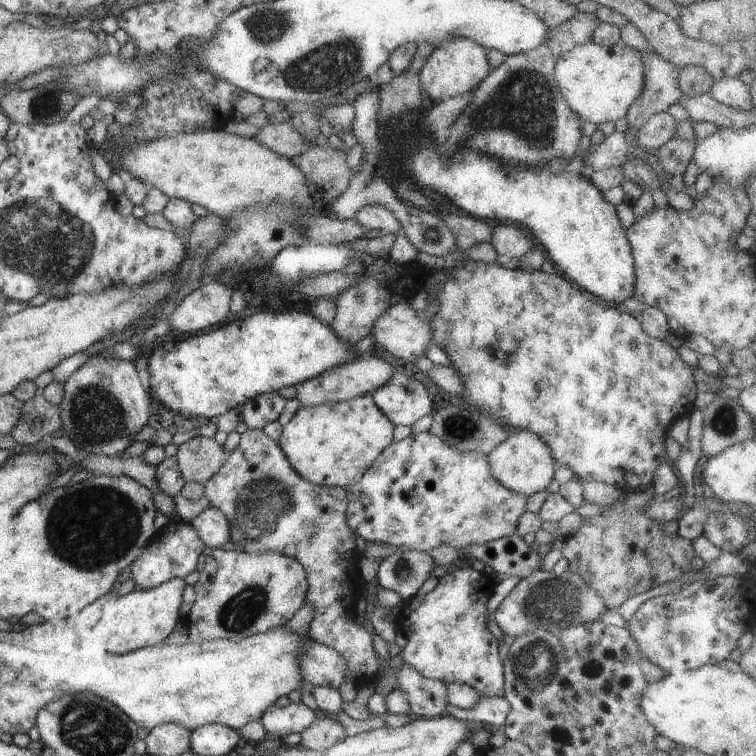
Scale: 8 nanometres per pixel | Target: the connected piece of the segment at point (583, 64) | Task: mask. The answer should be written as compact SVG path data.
M593 41L573 46L557 58L553 66L553 80L561 92L569 110L581 121L599 122L623 118L633 100L643 90L643 60L638 52L622 42L613 46L597 46Z

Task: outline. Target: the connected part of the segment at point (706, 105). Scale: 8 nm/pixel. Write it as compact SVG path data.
M708 93L693 98L681 95L676 103L681 105L692 122L713 122L721 128L733 128L733 108L713 100Z

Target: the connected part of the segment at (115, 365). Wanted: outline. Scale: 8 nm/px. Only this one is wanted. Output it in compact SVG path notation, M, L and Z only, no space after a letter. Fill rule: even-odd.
M97 354L91 355L62 383L58 408L60 432L67 434L77 450L109 457L118 455L132 442L132 435L147 424L150 410L155 406L149 391L141 386L132 361Z

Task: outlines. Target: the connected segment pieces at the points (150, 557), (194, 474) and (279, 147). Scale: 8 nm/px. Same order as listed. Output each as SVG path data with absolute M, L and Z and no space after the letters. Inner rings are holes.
M181 519L169 520L167 524L146 543L144 549L128 566L130 578L133 578L134 586L139 588L157 588L159 584L171 580L171 578L184 578L195 570L197 559L201 554L204 544L201 542L195 529Z
M196 434L177 447L177 470L184 481L204 483L219 470L226 455L212 438Z
M285 121L277 124L265 124L255 134L254 139L259 144L263 144L265 148L269 148L275 154L286 159L293 158L310 147L309 142L305 142L301 138L301 134Z

